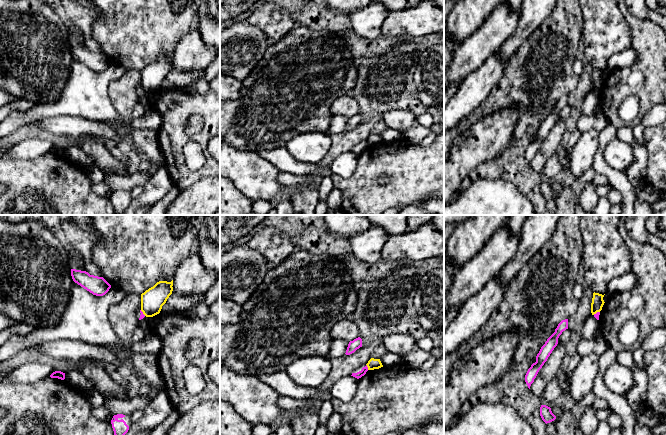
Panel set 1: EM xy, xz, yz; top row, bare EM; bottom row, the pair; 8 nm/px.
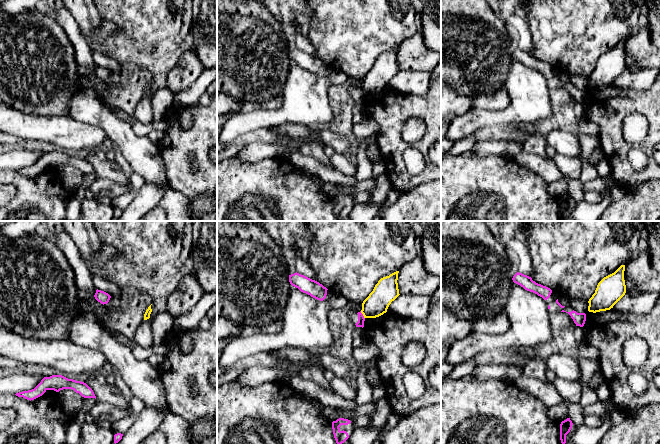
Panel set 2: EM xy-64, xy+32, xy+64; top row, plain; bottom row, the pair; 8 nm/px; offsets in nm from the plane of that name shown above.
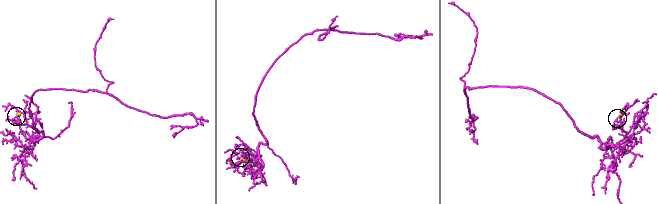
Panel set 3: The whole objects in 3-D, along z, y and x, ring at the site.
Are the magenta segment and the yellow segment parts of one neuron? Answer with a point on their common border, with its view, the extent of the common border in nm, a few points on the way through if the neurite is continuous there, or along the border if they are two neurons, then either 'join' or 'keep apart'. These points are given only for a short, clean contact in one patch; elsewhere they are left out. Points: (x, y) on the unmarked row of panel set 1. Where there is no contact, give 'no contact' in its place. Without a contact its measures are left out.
contact xz (367, 143); length 50 nm; border xz (366, 140), (368, 145); keep apart

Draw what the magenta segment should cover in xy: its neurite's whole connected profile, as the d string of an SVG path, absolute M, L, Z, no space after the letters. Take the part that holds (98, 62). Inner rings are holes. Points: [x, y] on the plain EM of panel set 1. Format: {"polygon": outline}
{"polygon": "M71 45L71 52L75 59L96 72L105 71L111 64L103 53L90 51L86 47Z"}

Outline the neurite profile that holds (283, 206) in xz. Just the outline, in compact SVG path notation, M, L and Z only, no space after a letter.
M279 196L278 201L274 204L274 209L277 212L277 215L293 215L295 210L293 209L291 200L288 197L281 197Z

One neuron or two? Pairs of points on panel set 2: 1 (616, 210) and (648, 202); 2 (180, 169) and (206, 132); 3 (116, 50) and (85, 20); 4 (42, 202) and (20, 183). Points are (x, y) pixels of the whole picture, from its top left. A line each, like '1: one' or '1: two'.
1: one
2: one
3: two
4: one

